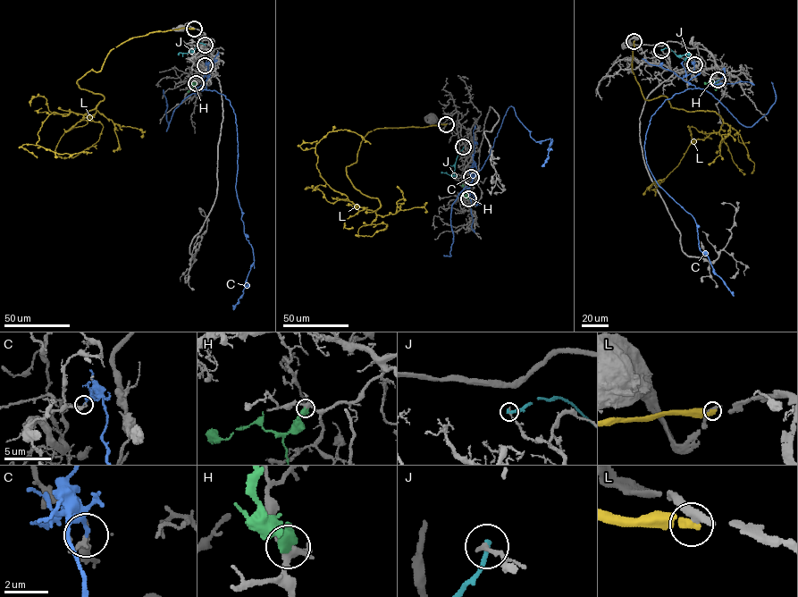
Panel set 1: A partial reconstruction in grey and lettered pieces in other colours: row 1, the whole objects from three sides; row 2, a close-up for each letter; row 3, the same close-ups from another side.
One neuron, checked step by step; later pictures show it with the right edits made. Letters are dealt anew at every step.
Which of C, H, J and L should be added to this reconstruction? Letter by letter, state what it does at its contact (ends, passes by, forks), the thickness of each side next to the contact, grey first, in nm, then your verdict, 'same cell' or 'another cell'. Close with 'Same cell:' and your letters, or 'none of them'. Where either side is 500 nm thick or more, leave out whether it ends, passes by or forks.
C: it ends; calibres 130 and 170 nm; another cell
H: calibres 280 and 550 nm; another cell
J: it ends; calibres 200 and 240 nm; another cell
L: calibres 500 and 380 nm; another cell
Same cell: none of them

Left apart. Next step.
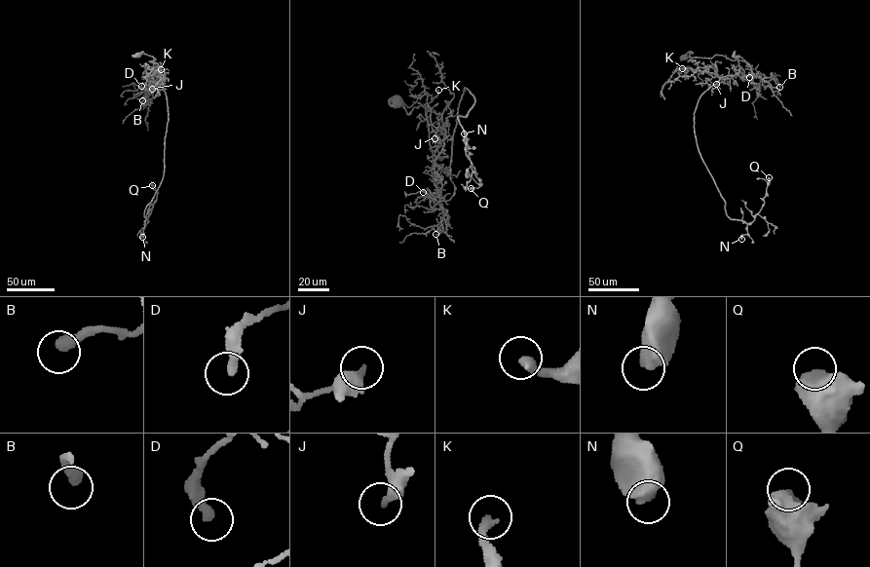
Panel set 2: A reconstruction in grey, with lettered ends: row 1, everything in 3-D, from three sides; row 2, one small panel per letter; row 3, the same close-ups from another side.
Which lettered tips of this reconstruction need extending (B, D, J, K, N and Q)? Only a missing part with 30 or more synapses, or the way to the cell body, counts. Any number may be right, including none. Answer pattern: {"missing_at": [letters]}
{"missing_at": []}

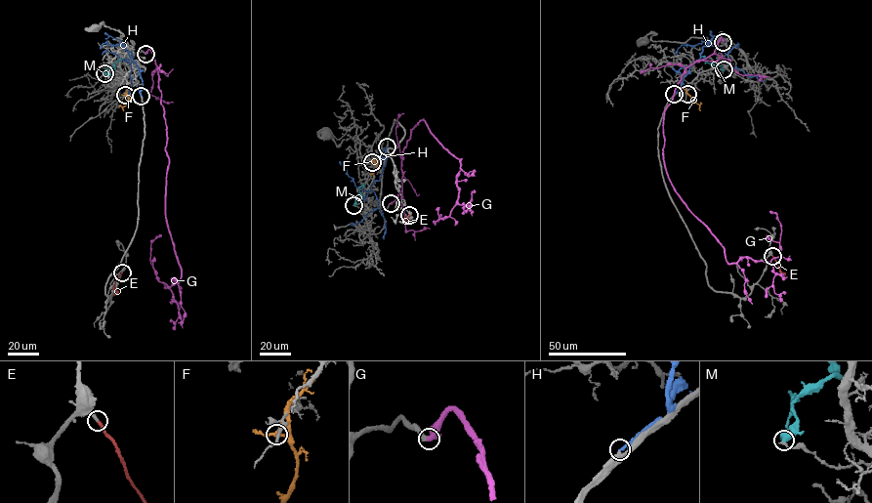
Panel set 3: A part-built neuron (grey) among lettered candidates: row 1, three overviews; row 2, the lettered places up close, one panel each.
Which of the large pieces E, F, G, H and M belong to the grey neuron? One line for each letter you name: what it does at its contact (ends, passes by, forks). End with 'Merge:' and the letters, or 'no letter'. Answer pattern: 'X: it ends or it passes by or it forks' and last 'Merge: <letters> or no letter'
E: it ends
G: it ends
Merge: E, G

